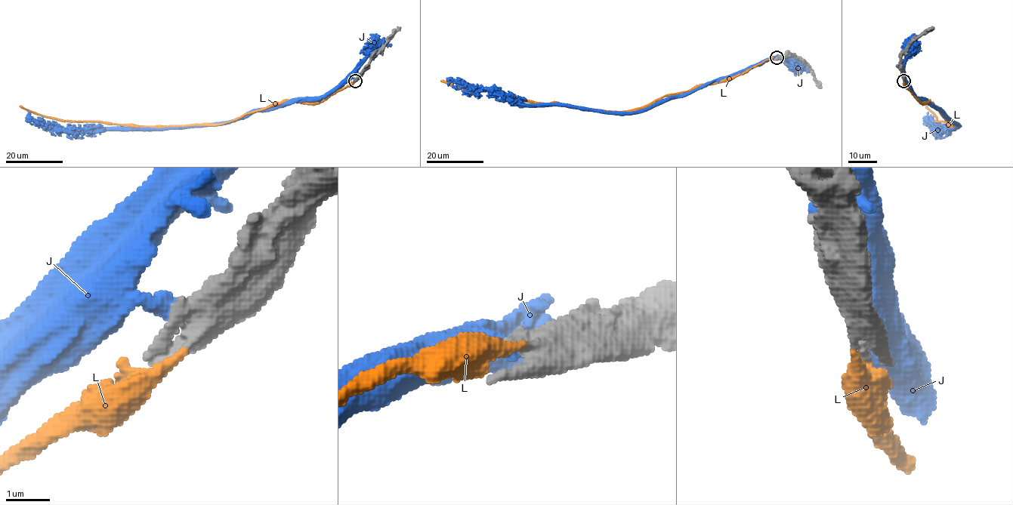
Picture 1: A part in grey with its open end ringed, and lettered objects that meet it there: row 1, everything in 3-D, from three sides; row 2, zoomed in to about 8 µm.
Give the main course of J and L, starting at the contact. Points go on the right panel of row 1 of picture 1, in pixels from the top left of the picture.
J: (903, 78), (918, 96), (934, 105), (957, 125), (936, 128), (928, 120), (928, 112)
L: (903, 81), (920, 103), (931, 101), (949, 122), (957, 125), (936, 121), (935, 116), (926, 105)

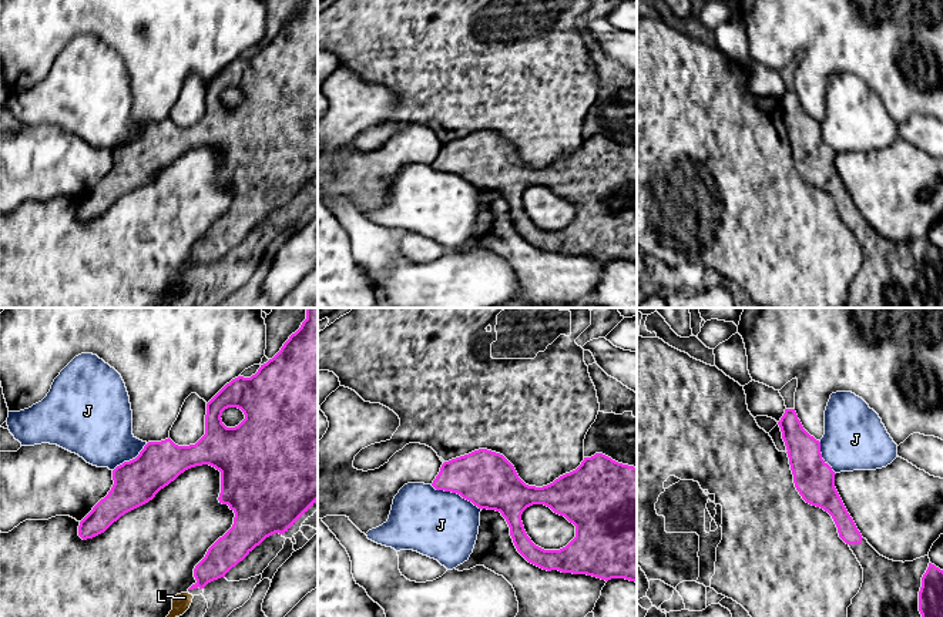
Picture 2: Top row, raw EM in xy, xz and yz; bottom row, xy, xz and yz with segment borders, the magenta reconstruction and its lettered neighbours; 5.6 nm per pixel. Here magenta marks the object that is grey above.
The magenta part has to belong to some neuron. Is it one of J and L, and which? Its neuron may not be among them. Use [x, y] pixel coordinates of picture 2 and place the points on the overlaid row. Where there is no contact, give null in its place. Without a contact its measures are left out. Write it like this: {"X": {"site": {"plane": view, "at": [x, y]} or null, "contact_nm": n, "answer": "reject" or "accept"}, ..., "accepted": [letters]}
{"J": {"site": {"plane": "xz", "at": [456, 492]}, "contact_nm": 320, "answer": "reject"}, "L": {"site": null, "answer": "accept"}, "accepted": ["L"]}

